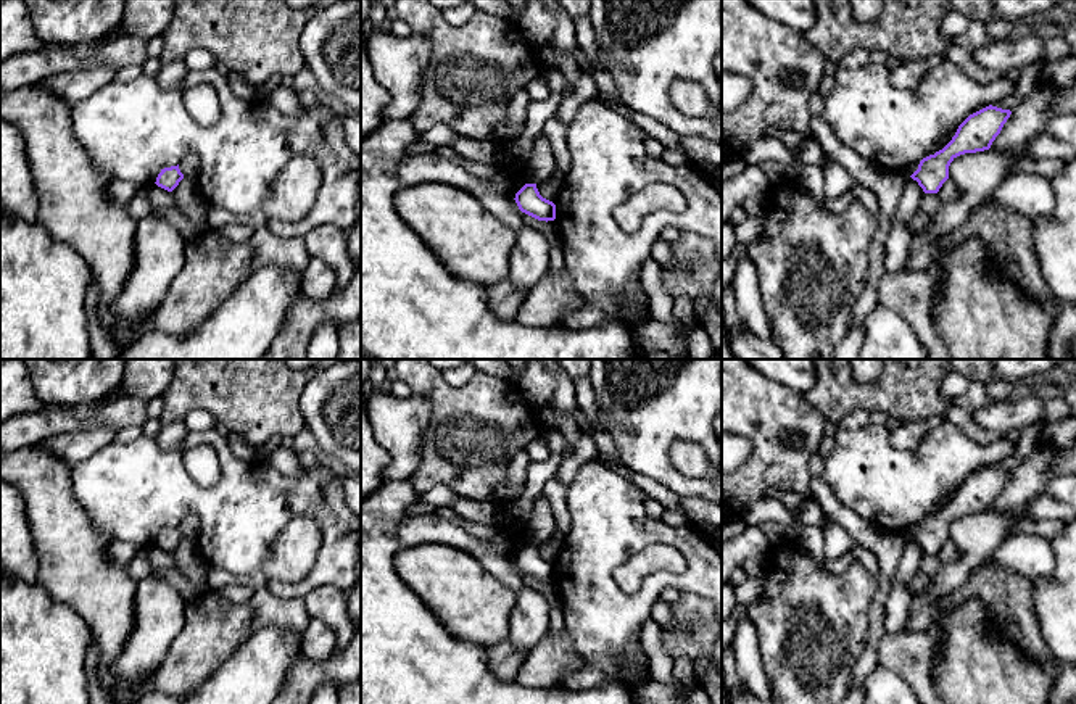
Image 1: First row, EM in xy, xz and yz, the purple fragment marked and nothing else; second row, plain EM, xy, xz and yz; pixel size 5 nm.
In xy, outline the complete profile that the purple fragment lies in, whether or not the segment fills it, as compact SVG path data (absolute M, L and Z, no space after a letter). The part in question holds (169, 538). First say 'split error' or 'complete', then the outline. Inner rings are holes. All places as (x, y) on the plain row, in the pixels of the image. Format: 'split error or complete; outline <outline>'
complete; outline M177 525L177 527L161 530L155 545L168 553L172 553L182 540L184 535L180 533Z

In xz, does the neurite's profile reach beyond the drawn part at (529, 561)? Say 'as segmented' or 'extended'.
as segmented

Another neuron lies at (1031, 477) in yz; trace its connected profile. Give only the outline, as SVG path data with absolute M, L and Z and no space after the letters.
M1037 445L1012 470L989 511L1004 516L1024 512L1029 503L1042 493L1066 503L1076 511L1076 472L1053 474L1050 470L1053 458L1055 448Z

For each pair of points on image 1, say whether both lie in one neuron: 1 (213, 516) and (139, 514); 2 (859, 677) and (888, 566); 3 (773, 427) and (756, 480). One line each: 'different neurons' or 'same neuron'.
1: same neuron
2: same neuron
3: same neuron

